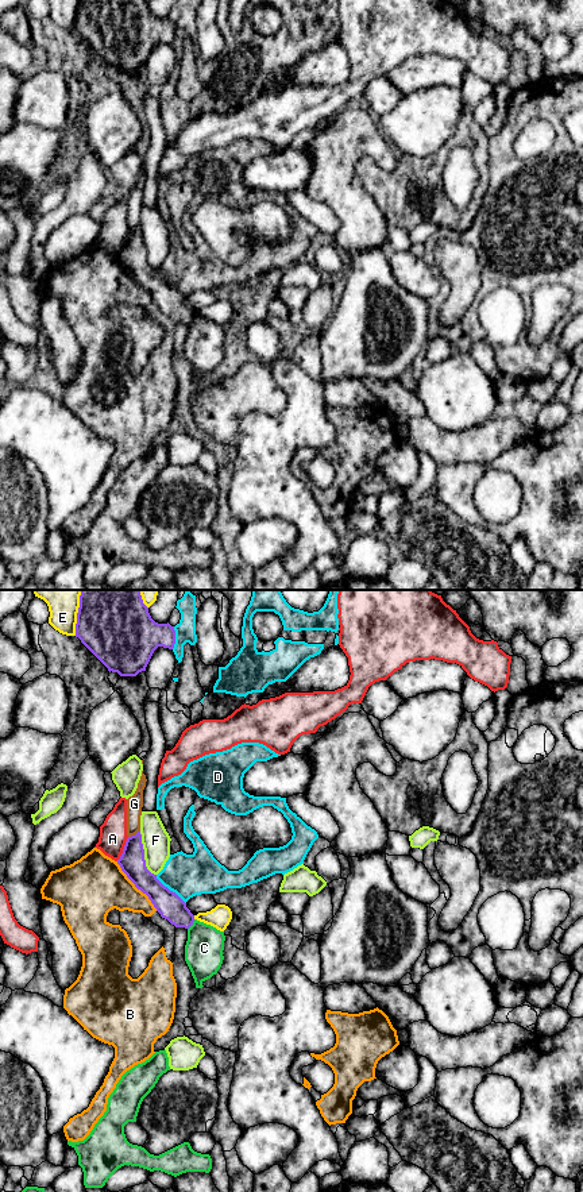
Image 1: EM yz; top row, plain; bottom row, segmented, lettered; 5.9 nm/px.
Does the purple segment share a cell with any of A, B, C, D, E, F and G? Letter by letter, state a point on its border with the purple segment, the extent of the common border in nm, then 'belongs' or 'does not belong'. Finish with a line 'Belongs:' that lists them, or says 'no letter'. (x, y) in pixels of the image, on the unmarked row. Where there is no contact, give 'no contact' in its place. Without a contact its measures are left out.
A: yz (123, 245) | 160 nm | does not belong
B: yz (136, 282) | 380 nm | does not belong
C: yz (192, 319) | 80 nm | does not belong
D: yz (169, 285) | 260 nm | does not belong
E: yz (77, 15) | 190 nm | does not belong
F: yz (143, 249) | 280 nm | does not belong
G: yz (135, 230) | 90 nm | does not belong
Belongs: no letter

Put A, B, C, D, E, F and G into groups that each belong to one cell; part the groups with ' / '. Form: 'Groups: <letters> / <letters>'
Groups: A / B / C / D / E / F / G

